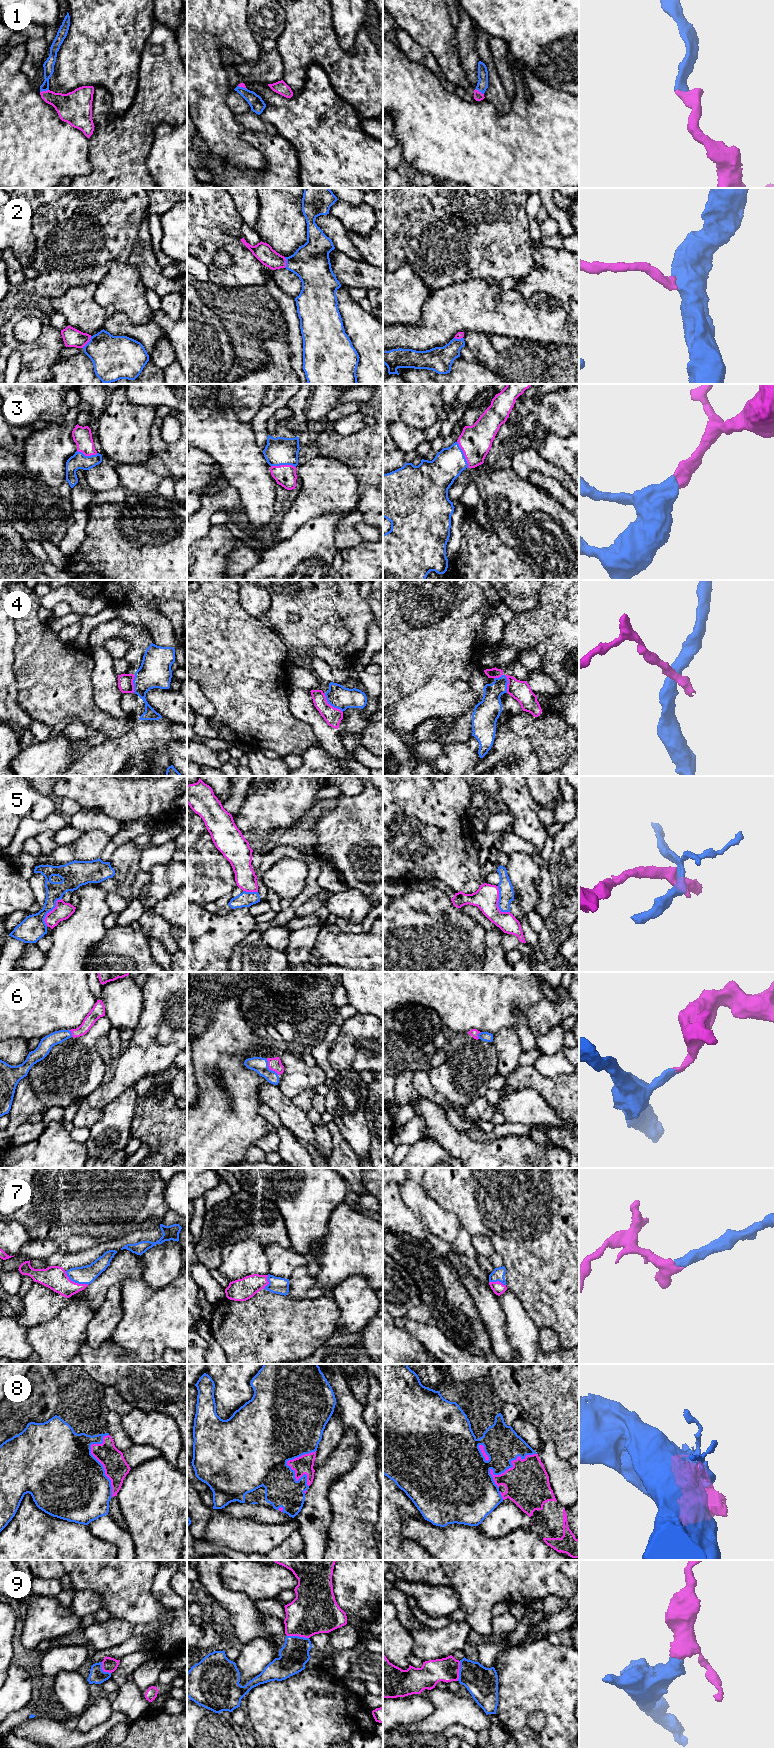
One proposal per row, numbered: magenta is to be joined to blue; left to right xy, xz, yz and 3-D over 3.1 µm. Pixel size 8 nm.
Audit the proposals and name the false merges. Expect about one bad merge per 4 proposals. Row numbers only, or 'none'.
4, 5

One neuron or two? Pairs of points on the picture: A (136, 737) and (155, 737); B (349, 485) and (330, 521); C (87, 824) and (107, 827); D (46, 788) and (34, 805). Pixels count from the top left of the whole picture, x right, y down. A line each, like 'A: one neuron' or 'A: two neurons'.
A: one neuron
B: two neurons
C: one neuron
D: two neurons

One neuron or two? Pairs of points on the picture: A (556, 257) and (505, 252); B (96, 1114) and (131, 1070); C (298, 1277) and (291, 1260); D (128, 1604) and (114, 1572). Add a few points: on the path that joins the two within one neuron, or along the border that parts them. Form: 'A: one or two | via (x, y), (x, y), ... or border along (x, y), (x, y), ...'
A: two | border along (535, 241), (533, 243), (535, 266), (524, 277)
B: two | border along (85, 1098), (91, 1107), (101, 1110)
C: two | border along (305, 1264), (297, 1267), (288, 1278)
D: one | via (128, 1596), (122, 1580)

